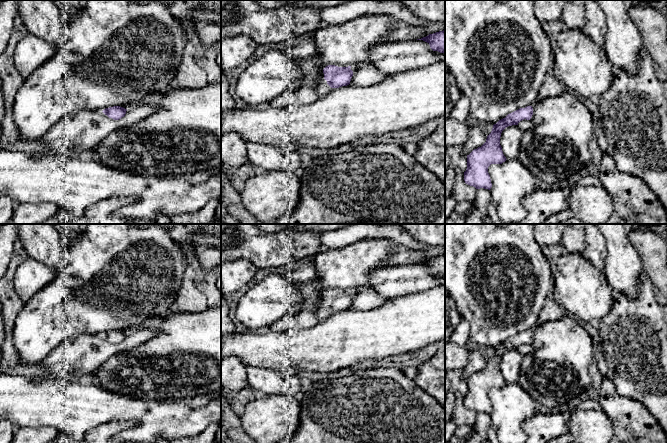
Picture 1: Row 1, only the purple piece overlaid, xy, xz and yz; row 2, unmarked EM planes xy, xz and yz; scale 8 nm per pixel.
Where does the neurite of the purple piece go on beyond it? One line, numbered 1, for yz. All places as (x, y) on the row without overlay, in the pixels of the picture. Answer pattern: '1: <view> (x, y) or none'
1: none

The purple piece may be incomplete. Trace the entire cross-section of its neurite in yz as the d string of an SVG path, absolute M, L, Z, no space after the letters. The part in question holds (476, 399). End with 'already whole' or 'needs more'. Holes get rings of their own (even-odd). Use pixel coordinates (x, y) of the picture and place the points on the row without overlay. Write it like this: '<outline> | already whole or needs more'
M527 330L508 338L493 349L486 366L467 379L467 393L464 396L464 405L466 408L476 413L491 413L492 407L488 391L491 388L502 388L507 384L500 369L502 355L508 350L518 349L524 343L530 344L532 339L532 330Z | already whole

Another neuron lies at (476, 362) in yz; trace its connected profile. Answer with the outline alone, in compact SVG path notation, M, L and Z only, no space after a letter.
M479 350L469 352L468 364L462 371L465 379L469 379L474 373L481 371L487 363L487 359Z

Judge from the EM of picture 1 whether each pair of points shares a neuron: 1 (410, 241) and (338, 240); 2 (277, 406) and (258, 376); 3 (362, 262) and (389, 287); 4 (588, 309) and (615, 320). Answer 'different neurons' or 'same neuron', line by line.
1: same neuron
2: different neurons
3: different neurons
4: different neurons

